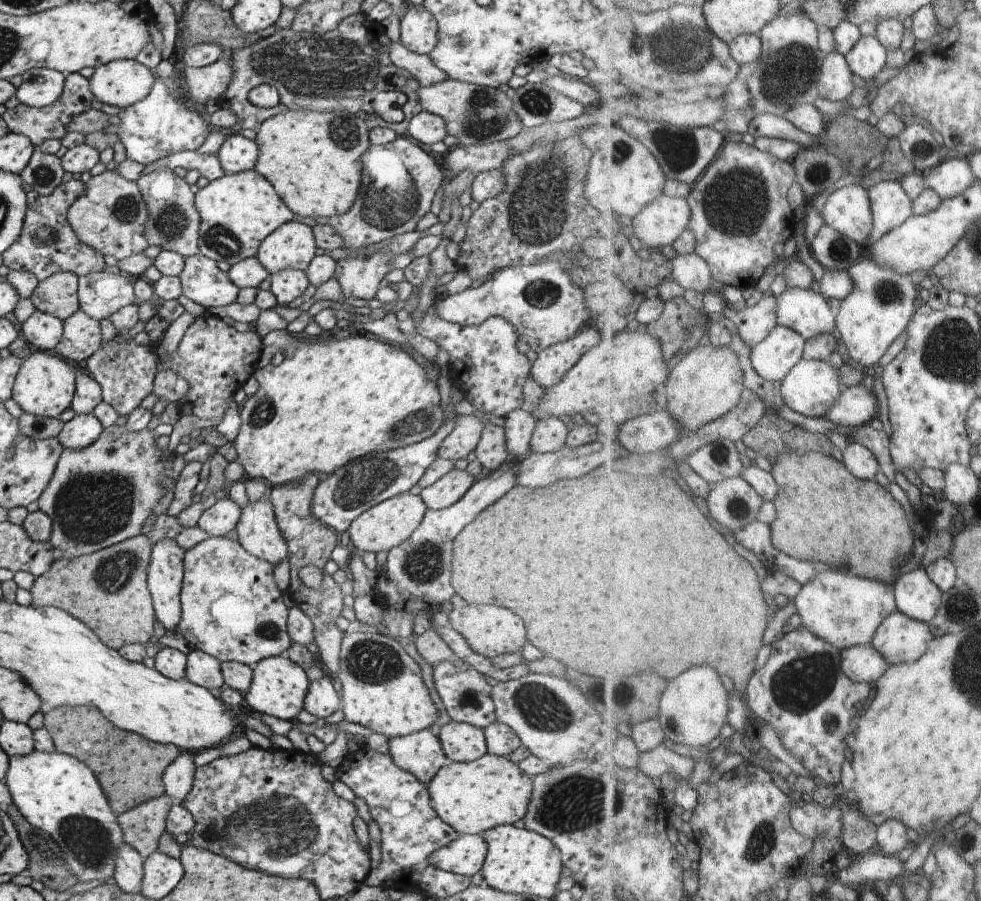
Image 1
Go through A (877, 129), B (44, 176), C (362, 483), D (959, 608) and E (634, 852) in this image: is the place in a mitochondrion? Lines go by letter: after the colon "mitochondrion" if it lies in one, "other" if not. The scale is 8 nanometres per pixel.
A: other
B: mitochondrion
C: mitochondrion
D: mitochondrion
E: other

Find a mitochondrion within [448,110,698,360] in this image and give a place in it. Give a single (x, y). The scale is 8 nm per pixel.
(530, 218)

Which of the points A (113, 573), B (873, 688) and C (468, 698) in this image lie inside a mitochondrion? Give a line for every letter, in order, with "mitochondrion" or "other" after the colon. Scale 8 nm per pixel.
A: mitochondrion
B: other
C: mitochondrion

